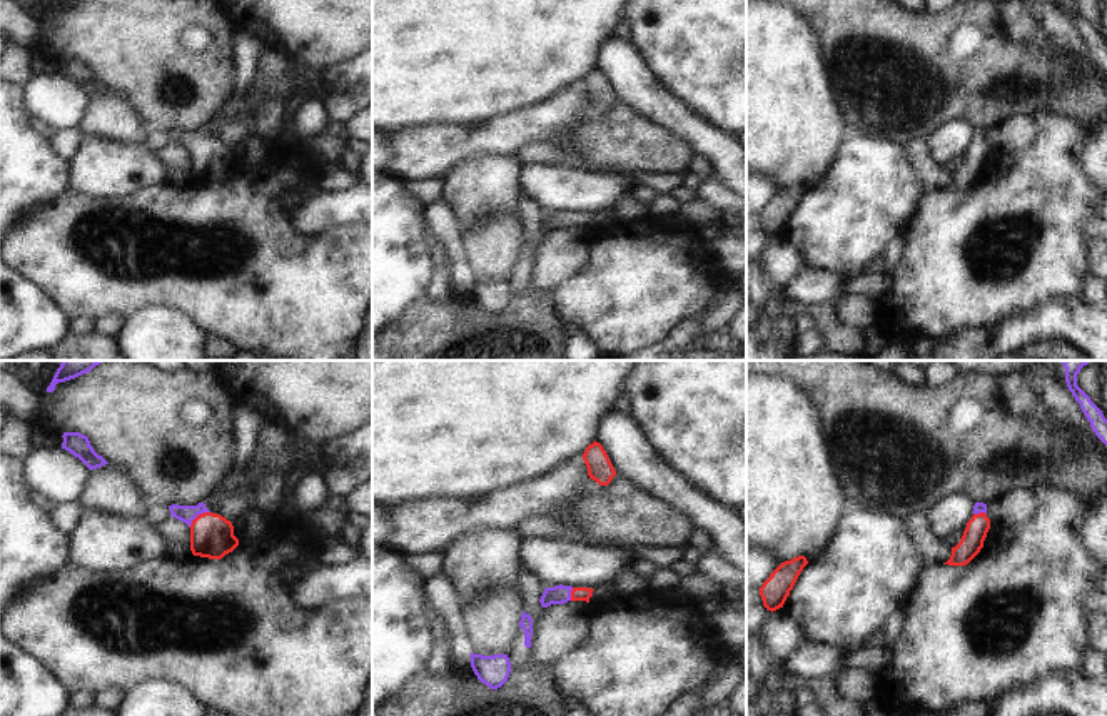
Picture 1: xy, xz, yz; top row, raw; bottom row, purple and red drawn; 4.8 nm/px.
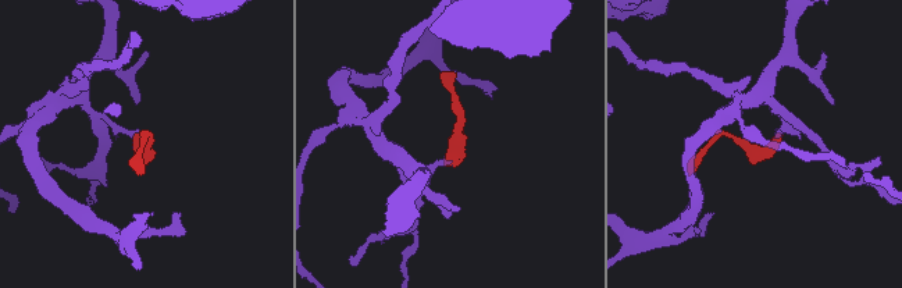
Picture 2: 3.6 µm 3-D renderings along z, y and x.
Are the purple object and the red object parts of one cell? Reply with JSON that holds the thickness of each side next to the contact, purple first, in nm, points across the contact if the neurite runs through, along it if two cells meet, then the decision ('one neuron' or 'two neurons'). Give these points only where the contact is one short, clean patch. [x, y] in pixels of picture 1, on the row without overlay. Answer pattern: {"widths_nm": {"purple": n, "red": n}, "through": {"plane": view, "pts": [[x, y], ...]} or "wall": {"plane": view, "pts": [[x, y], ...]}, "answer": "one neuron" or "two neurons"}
{"widths_nm": {"purple": 80, "red": 200}, "through": {"plane": "xy", "pts": [[182, 139], [197, 141], [212, 162]]}, "answer": "one neuron"}

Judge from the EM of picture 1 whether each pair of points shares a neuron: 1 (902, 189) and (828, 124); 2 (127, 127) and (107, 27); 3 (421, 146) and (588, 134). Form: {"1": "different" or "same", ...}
{"1": "different", "2": "different", "3": "different"}

